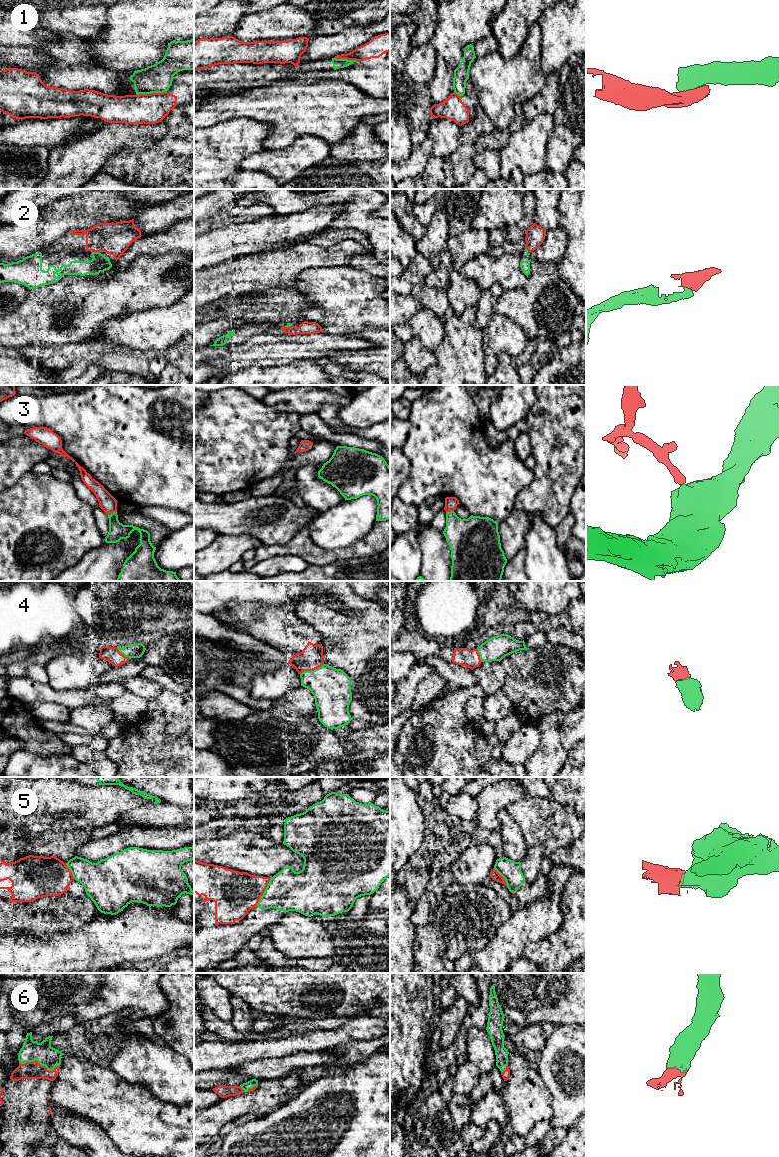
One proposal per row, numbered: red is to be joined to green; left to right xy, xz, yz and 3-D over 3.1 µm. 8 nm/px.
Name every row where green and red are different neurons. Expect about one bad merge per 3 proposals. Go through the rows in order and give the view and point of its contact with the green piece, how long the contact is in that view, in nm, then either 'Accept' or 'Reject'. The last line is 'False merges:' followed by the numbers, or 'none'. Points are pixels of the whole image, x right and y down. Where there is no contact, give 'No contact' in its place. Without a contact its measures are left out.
1: Touches green at xy (151, 92). Shared border 240 nm. Reject
2: Touches green at xy (97, 252). Shared border 50 nm. Accept
3: Touches green at xy (113, 512). Shared border 80 nm. Accept
4: Touches green at xz (311, 671). Shared border 220 nm. Accept
5: Touches green at xz (264, 892). Shared border 260 nm. Reject
6: Touches green at xy (39, 1063). Shared border 320 nm. Accept
False merges: 1, 5

